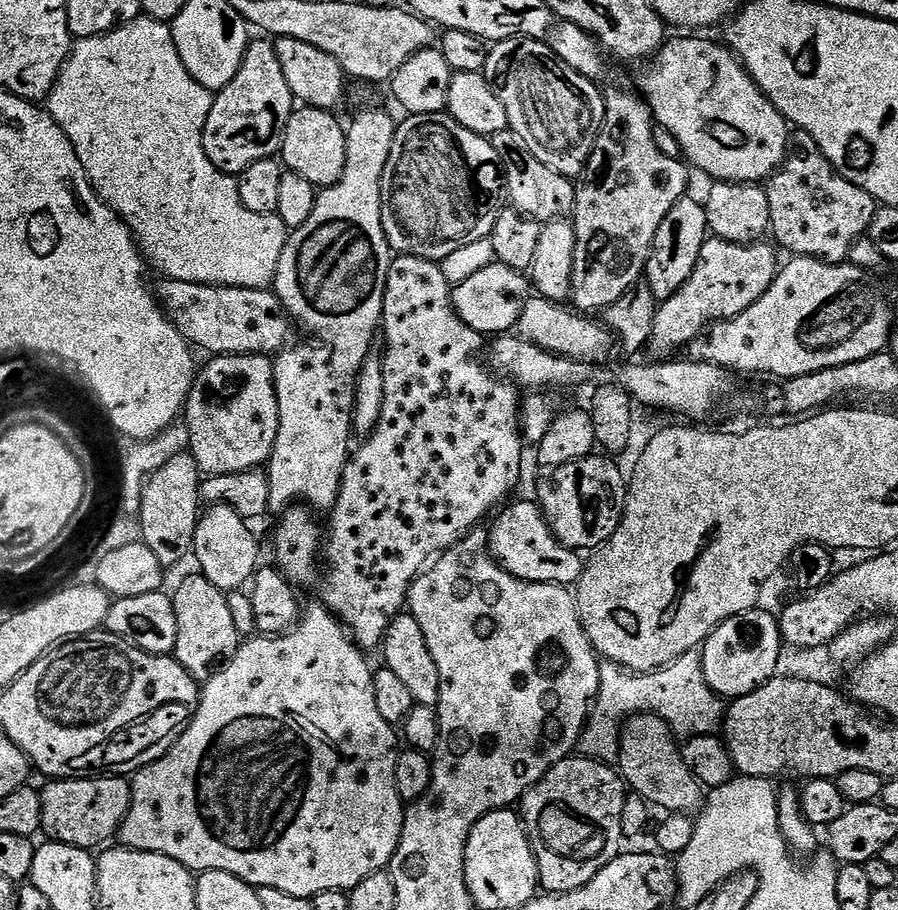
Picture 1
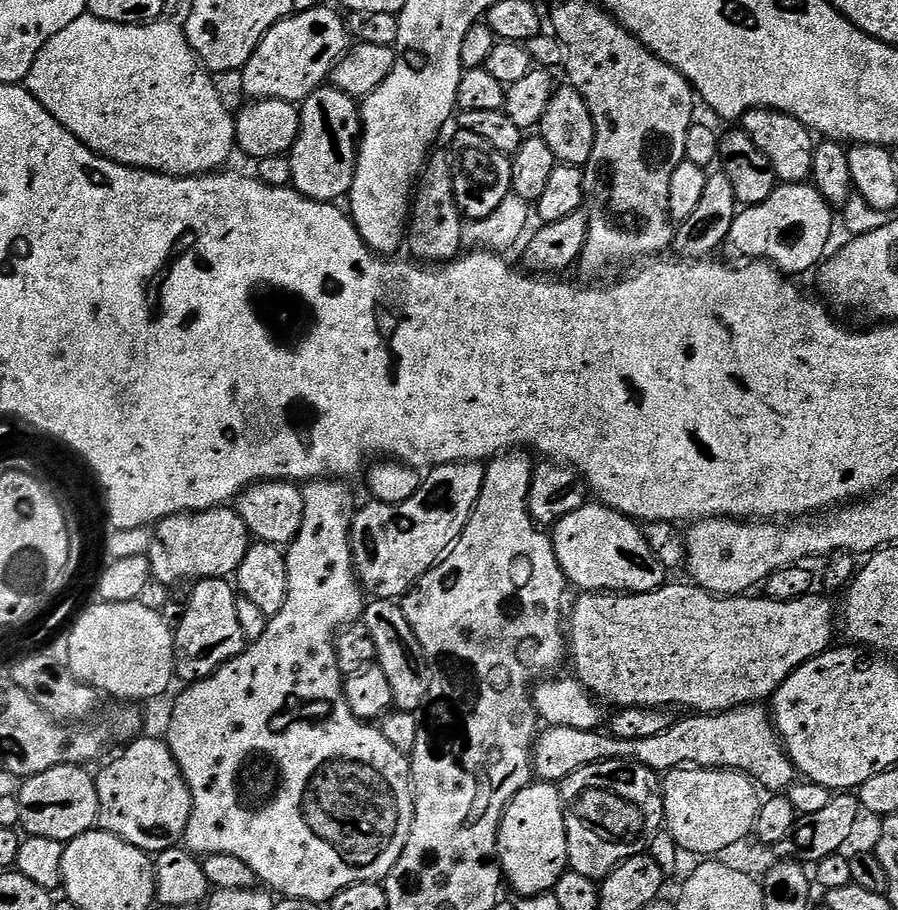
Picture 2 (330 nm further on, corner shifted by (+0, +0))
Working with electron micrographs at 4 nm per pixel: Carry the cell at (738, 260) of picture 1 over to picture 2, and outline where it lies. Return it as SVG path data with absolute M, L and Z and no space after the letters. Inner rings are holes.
M811 182L780 184L766 202L737 211L727 236L726 248L748 262L773 264L785 274L808 272L825 259L832 240L833 205L827 204Z

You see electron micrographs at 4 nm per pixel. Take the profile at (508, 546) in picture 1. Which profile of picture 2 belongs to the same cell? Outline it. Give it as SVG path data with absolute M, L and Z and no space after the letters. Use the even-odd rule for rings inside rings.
M586 502L578 510L566 514L557 524L551 525L550 539L558 566L564 572L564 579L584 594L635 594L653 592L664 587L666 569L664 563L650 550L641 525L628 516L608 508L599 502Z

